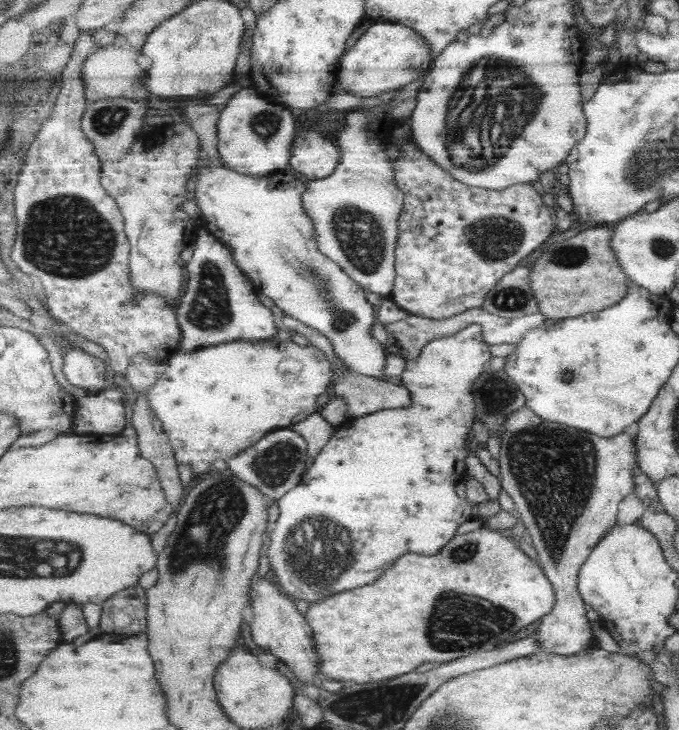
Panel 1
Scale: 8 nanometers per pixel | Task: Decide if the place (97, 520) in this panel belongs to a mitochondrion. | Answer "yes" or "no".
no

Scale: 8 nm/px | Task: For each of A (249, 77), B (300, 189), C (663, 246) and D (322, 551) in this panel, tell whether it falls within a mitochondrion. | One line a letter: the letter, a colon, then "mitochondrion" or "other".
A: other
B: other
C: mitochondrion
D: mitochondrion

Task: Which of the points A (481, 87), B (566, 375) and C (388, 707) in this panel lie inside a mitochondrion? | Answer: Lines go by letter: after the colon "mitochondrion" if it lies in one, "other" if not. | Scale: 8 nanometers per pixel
A: mitochondrion
B: mitochondrion
C: mitochondrion

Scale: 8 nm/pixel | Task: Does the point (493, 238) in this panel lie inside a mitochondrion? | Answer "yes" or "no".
yes

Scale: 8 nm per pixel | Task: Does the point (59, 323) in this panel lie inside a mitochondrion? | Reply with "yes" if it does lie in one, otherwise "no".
no

